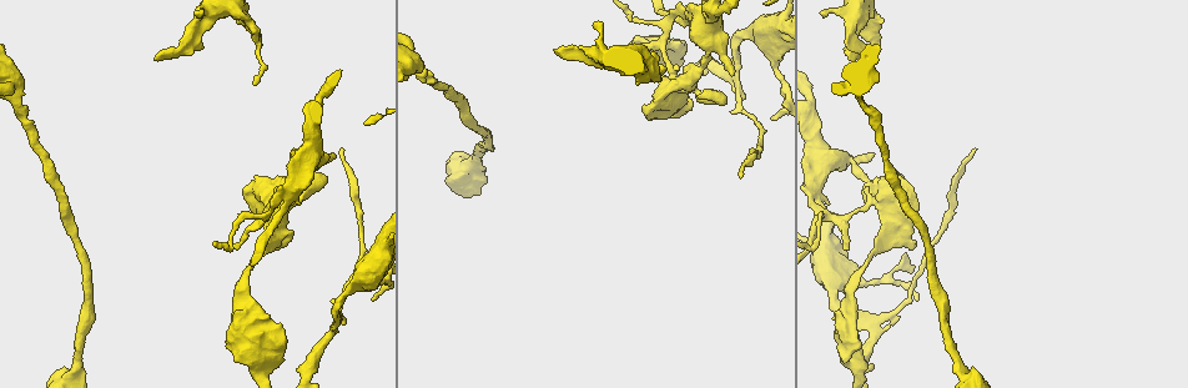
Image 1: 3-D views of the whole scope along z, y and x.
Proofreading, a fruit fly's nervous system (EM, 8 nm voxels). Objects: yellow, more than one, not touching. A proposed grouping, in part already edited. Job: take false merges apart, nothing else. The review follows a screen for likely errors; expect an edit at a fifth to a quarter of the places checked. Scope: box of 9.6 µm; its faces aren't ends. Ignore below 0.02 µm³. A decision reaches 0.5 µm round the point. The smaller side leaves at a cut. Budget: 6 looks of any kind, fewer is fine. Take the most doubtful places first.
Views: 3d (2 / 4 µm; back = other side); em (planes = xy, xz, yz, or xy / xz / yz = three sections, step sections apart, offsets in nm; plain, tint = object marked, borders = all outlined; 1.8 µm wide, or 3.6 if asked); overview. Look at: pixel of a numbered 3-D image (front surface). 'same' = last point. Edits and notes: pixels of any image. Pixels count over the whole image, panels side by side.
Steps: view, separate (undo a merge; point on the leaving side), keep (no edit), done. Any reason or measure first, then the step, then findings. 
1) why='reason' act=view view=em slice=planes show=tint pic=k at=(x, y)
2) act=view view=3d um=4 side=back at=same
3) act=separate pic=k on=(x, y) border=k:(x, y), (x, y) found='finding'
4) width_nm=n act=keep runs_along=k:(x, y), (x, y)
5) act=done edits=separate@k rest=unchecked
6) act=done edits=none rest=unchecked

act=view view=3d um=2 pic=1 at=(680, 22)

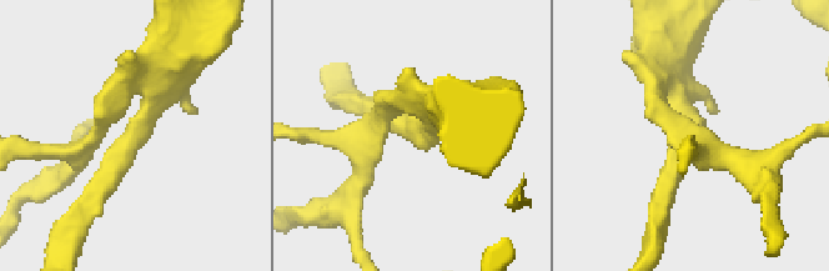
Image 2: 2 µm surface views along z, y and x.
why='need the tissue' act=view view=em slice=xy step=4 show=tint pic=2 at=(405, 126)

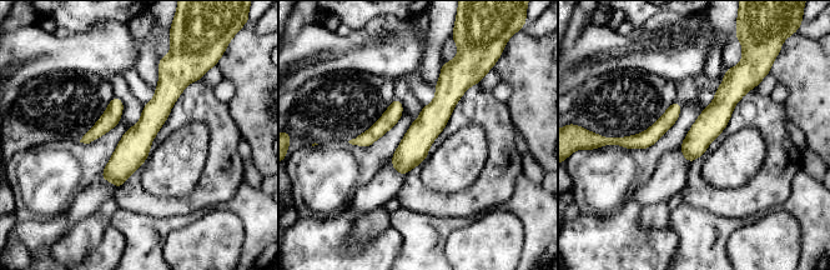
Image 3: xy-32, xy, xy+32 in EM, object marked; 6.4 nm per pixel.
act=view view=em slice=planes show=borders at=same

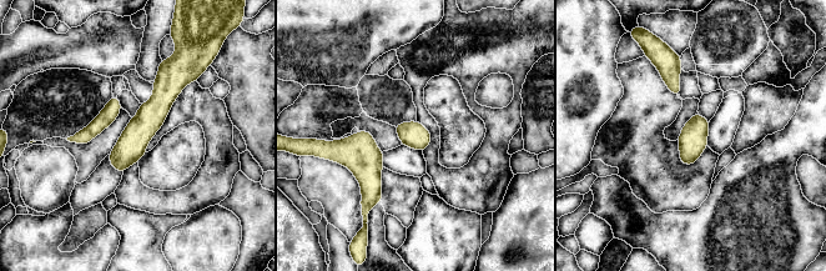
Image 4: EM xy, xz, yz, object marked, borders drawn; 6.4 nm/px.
act=keep runs_along=4:(162, 68), (162, 99), (120, 167) found='all the same cell'

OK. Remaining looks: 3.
why='sudden change in width' act=view view=3d um=2 side=back pic=1 at=(851, 308)

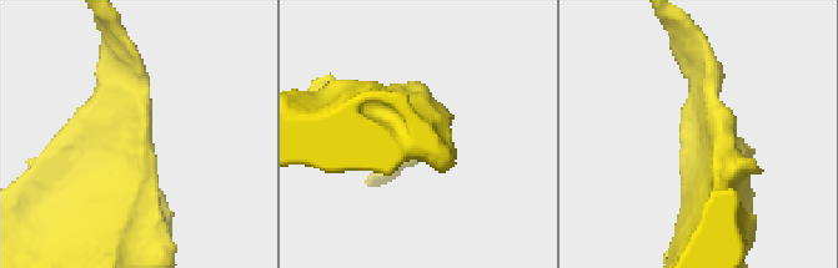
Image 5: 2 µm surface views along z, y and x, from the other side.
why='need the tissue' act=view view=em slice=xz step=8 show=tint pic=5 at=(116, 127)

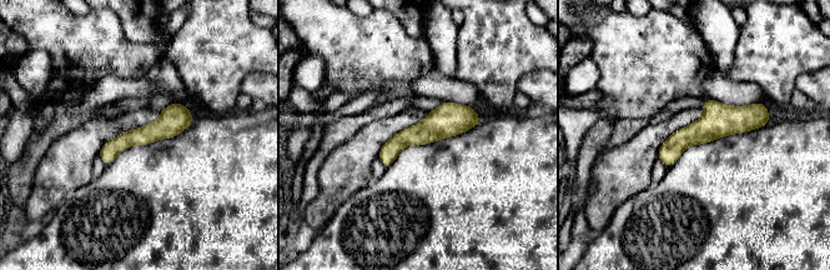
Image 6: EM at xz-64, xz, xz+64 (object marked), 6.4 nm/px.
act=keep runs_along=6:(765, 113), (717, 120), (660, 155) found='one cell here'

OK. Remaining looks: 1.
act=done edits=none rest=unchecked

